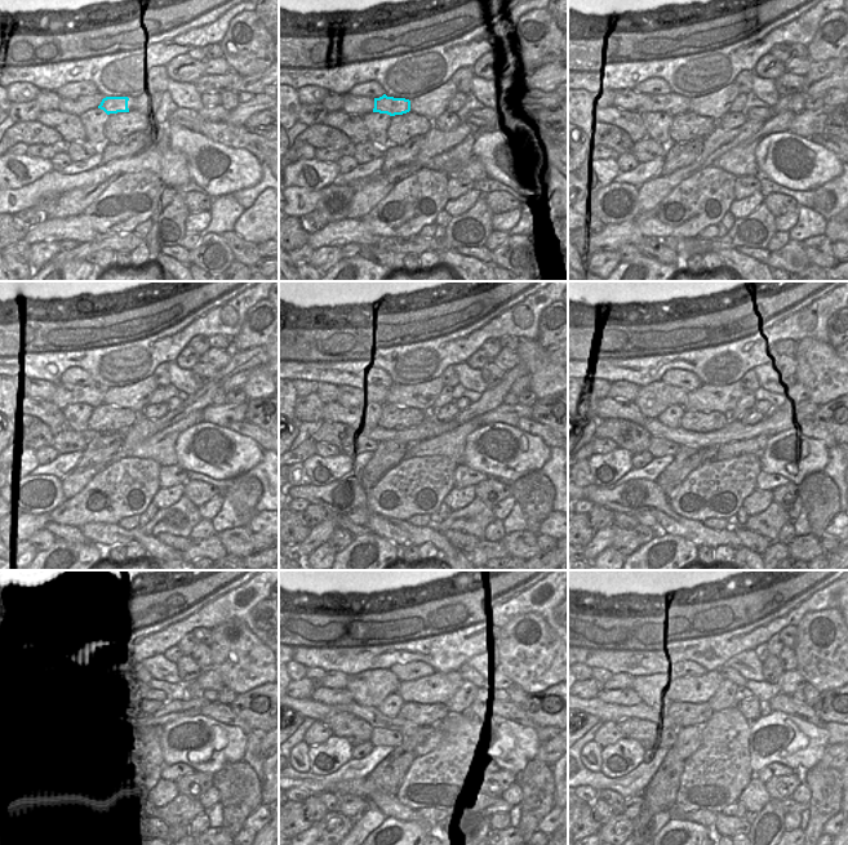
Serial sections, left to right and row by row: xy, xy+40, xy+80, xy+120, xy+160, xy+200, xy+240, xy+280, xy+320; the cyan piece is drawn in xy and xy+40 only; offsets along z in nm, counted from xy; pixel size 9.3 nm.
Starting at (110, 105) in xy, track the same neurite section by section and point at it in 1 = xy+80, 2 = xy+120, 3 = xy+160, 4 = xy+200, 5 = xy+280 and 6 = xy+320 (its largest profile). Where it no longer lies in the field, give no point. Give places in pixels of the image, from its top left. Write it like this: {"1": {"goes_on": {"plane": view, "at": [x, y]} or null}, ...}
{"1": {"goes_on": {"plane": "xy+80", "at": [673, 105]}}, "2": {"goes_on": {"plane": "xy+120", "at": [93, 395]}}, "3": {"goes_on": {"plane": "xy+160", "at": [364, 395]}}, "4": {"goes_on": {"plane": "xy+200", "at": [652, 400]}}, "5": {"goes_on": {"plane": "xy+280", "at": [368, 689]}}, "6": {"goes_on": {"plane": "xy+320", "at": [653, 690]}}}

